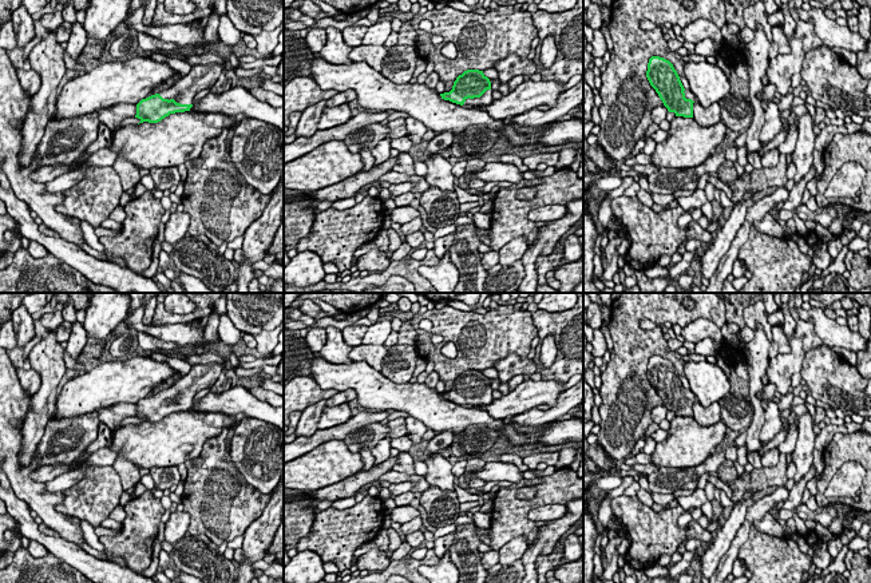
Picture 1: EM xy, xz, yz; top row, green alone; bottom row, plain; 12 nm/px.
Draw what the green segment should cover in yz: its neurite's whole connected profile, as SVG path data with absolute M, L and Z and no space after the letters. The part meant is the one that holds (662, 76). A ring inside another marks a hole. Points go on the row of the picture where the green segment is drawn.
M652 56L648 63L646 78L669 112L674 112L676 116L693 118L696 96L690 90L684 88L669 60Z

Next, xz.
M467 70L456 78L450 92L440 94L442 99L460 106L488 106L492 103L490 79L479 70Z

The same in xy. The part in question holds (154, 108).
M227 62L198 64L191 67L190 72L174 83L171 87L142 99L136 104L136 115L140 122L158 123L170 114L190 111L194 98L202 90L215 84Z

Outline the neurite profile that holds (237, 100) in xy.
M231 87L222 94L210 92L198 104L193 103L190 111L225 114L229 116L244 114L245 118L266 122L284 132L284 107L277 108L261 102L244 87Z

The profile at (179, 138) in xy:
M175 112L158 123L118 128L107 147L138 168L178 167L198 158L207 140L234 124L235 118L225 114Z

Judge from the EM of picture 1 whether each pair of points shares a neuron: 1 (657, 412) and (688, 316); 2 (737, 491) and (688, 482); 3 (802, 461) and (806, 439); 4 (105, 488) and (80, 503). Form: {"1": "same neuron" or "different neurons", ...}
{"1": "different neurons", "2": "different neurons", "3": "same neuron", "4": "same neuron"}

